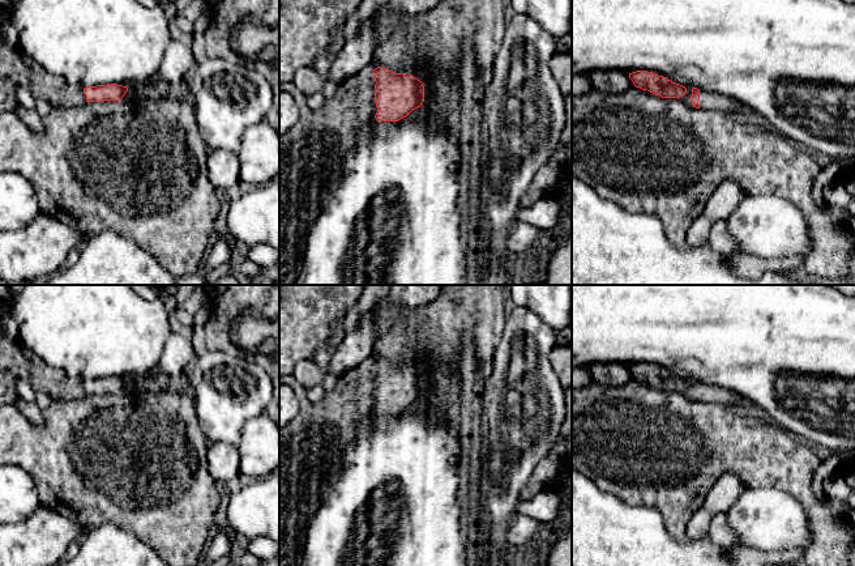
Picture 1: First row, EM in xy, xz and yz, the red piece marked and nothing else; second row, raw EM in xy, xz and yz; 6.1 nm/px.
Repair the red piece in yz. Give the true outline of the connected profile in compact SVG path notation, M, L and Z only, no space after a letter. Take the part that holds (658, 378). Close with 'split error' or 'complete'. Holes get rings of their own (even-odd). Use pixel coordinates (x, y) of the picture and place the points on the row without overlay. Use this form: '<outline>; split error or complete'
M636 363L629 366L629 371L636 380L647 383L662 391L677 391L685 397L696 401L731 405L734 408L745 401L741 396L726 388L709 386L705 382L685 380L653 365Z; split error

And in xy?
M60 369L47 370L47 390L52 400L73 400L86 395L119 393L128 384L127 379L117 376L84 380L70 378Z; split error

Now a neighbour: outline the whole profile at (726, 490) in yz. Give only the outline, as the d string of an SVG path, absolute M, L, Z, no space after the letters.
M730 472L723 473L711 486L705 503L688 522L685 537L691 540L706 537L713 516L717 512L726 514L743 490L744 485L736 474Z

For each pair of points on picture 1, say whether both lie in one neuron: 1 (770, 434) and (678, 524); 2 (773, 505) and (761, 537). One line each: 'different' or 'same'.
1: same
2: same

